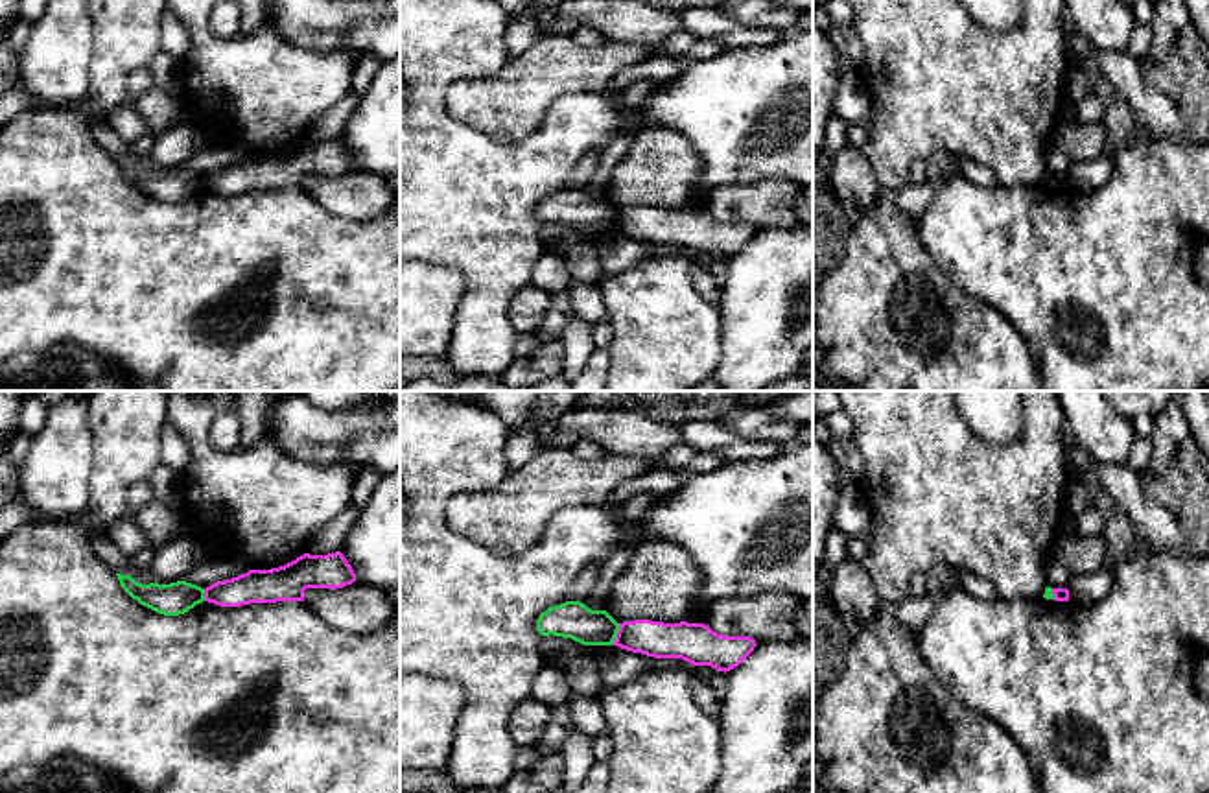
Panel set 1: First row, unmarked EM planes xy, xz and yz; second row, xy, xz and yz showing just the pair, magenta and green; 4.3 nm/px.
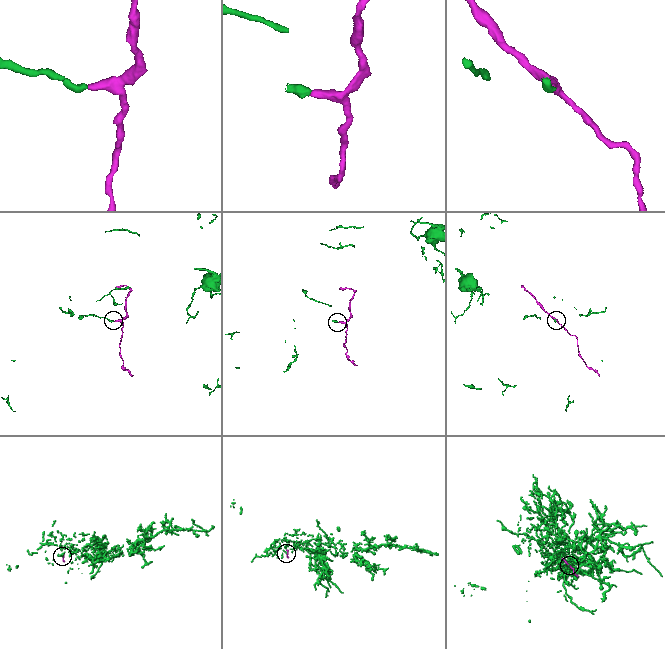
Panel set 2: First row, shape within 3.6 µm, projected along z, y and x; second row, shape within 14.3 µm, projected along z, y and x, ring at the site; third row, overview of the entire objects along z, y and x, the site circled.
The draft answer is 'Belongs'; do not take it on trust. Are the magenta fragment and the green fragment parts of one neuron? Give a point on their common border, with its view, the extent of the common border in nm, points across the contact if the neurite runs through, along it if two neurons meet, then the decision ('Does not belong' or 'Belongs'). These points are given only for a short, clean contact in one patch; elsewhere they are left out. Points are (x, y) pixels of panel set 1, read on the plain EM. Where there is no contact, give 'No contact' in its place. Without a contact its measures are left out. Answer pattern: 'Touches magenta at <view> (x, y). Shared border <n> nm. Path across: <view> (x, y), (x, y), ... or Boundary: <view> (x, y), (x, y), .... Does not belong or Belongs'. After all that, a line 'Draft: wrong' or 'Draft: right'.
Touches magenta at xz (618, 222). Shared border 100 nm. Boundary: xz (620, 211), (618, 222), (610, 231). Does not belong
Draft: wrong

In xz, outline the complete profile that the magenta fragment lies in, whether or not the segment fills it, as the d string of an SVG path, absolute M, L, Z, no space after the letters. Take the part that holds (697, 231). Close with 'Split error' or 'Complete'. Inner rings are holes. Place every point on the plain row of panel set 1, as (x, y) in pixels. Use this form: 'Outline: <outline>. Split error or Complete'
Outline: M634 207L619 210L612 232L654 245L682 245L726 260L737 254L757 231L750 223L717 221L704 210Z. Complete

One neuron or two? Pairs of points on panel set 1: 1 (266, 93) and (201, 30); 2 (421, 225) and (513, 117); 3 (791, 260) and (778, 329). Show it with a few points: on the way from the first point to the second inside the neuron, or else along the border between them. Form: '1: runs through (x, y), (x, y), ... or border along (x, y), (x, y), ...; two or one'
1: runs through (249, 82), (214, 47); one
2: border along (456, 118), (502, 142), (518, 142), (537, 131); two
3: runs through (791, 277), (791, 283), (778, 299), (778, 312); one

